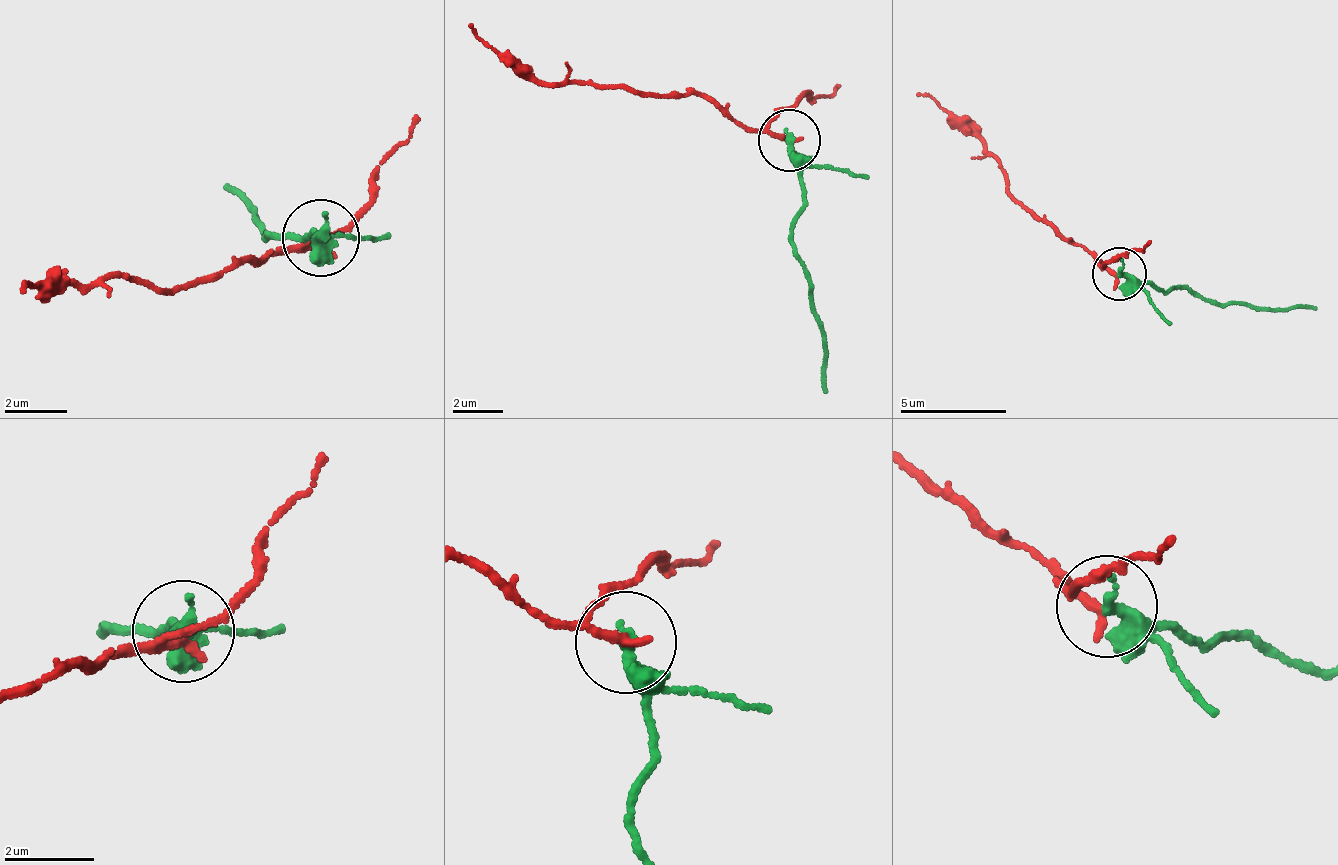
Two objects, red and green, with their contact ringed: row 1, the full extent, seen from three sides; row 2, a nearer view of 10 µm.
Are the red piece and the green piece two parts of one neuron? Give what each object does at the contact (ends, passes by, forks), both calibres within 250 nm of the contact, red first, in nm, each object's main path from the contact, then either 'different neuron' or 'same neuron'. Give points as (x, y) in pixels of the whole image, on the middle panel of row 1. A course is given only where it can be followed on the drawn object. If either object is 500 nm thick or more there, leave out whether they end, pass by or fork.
red passes by | green passes by | 160/280 nm | red via (788, 142), (745, 131), (701, 94), (639, 98), (576, 82), (541, 89), (468, 25) | green via (788, 142), (798, 179), (791, 235), (803, 269), (825, 393) | same neuron

